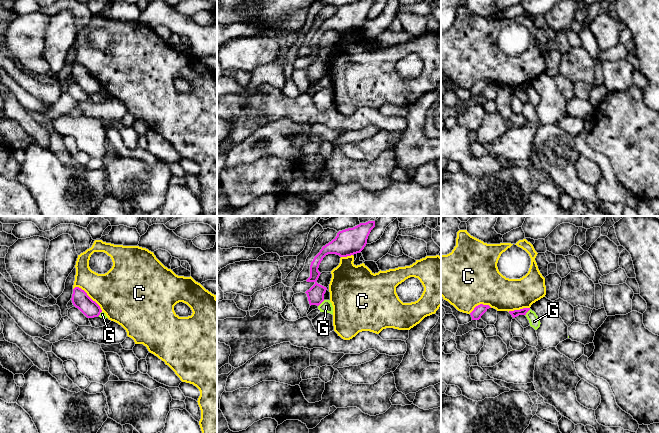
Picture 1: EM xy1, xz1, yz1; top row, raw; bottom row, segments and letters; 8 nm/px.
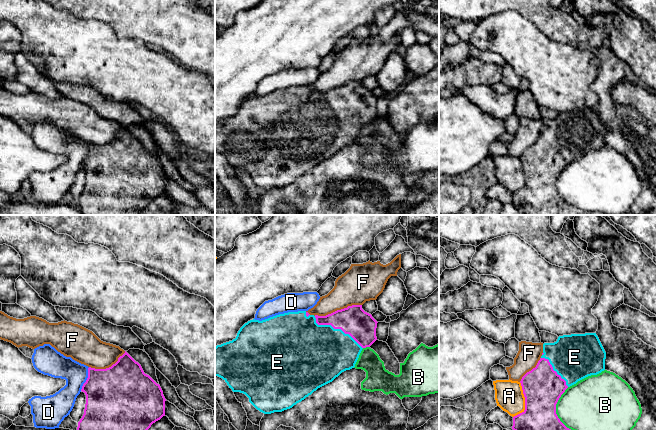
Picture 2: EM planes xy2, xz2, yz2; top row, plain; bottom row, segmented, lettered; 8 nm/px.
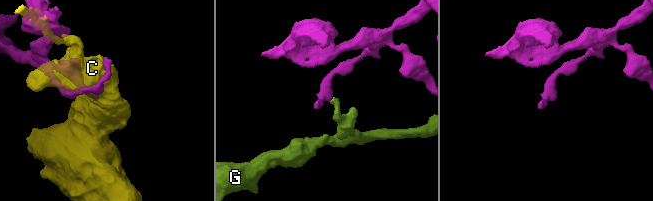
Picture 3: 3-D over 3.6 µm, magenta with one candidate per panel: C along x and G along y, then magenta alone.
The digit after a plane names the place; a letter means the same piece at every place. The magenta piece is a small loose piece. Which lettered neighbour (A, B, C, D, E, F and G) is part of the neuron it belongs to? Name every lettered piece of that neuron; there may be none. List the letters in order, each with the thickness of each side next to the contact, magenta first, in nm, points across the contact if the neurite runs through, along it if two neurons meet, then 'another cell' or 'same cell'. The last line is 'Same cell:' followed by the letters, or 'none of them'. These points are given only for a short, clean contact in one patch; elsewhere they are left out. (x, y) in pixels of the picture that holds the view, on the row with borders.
A: 320 nm thick on the magenta side, 220 nm on the other; another cell
B: 320 nm thick on the magenta side, 380 nm on the other; another cell
C: 140 nm thick on the magenta side, 380 nm on the other; another cell
D: 440 nm thick on the magenta side, 190 nm on the other; another cell
E: 240 nm thick on the magenta side, 460 nm on the other; same cell
F: 240 nm thick on the magenta side, 280 nm on the other; another cell
G: 140 nm thick on the magenta side, 100 nm on the other; border along xz1 (324, 300), (318, 306); another cell
Same cell: E

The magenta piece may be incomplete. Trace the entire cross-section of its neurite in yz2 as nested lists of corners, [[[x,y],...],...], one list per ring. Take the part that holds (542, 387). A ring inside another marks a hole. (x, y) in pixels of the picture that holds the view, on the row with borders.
[[[596,333],[559,336],[556,342],[543,344],[543,353],[536,367],[527,372],[520,381],[525,397],[525,410],[513,417],[513,430],[571,430],[560,421],[556,414],[559,398],[568,387],[605,370],[606,352]]]

